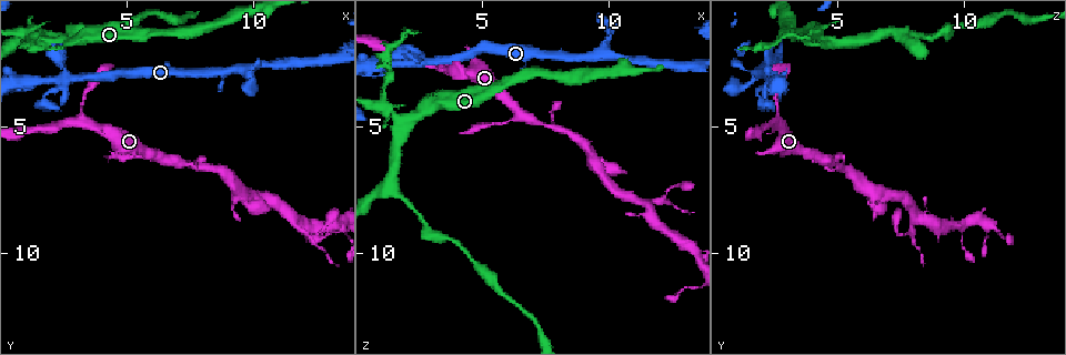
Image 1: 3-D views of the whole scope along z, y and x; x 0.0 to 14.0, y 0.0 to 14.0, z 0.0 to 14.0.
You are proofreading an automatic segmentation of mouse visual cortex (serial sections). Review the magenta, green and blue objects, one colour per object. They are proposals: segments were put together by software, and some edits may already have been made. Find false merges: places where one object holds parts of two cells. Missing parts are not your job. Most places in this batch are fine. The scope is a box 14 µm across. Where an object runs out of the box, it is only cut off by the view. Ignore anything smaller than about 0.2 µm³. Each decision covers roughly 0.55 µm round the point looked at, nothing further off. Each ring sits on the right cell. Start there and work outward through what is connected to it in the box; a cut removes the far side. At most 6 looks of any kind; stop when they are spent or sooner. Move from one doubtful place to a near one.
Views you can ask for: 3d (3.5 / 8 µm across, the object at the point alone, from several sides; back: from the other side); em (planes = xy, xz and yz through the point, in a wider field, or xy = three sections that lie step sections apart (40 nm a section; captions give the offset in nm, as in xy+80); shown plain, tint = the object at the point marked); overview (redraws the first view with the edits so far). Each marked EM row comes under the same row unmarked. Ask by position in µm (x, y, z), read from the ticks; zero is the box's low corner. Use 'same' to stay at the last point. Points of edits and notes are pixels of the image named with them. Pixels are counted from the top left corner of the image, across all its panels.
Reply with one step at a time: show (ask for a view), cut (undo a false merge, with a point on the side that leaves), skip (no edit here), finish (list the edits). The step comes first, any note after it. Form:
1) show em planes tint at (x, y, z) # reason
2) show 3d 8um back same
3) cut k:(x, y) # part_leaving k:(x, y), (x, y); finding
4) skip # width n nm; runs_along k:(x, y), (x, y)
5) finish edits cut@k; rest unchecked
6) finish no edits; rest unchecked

show 3d 3.5um at (9.8, 2.7, 2.1) # branch point

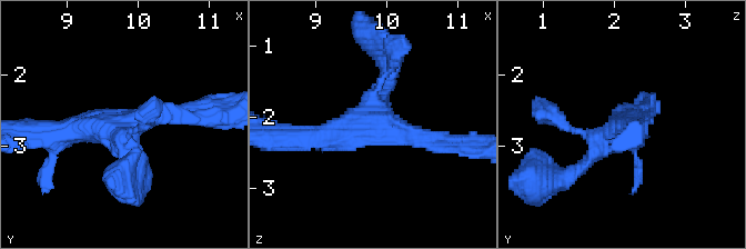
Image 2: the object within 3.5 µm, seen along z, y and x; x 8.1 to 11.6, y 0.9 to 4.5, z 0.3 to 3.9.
show em xy step 3 tint at (9.80, 2.75, 2.05)

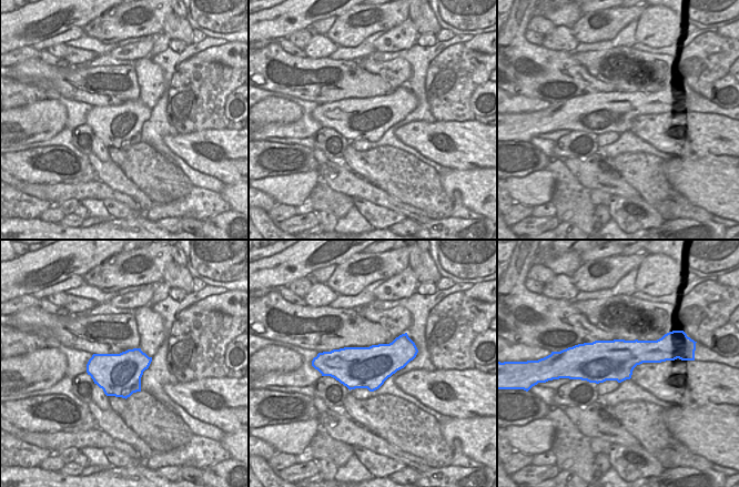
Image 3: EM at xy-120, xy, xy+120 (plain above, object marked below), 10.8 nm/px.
skip # width 460 nm; runs_along 2:(50, 131), (187, 115); all the same cell

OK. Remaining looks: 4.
show 3d 3.5um back at (2.0, 1.7, 4.8) # three-way junction

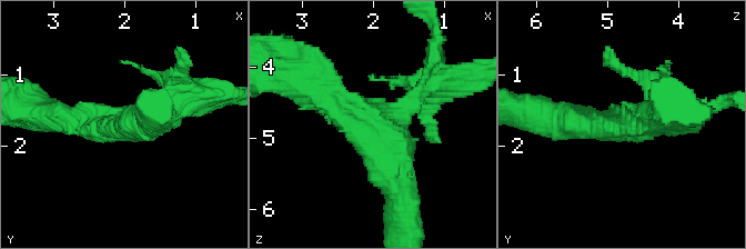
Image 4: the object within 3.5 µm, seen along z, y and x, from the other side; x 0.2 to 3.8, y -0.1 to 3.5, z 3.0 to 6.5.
show em xy step 2 tint at (2.00, 1.70, 4.80) # now the EM

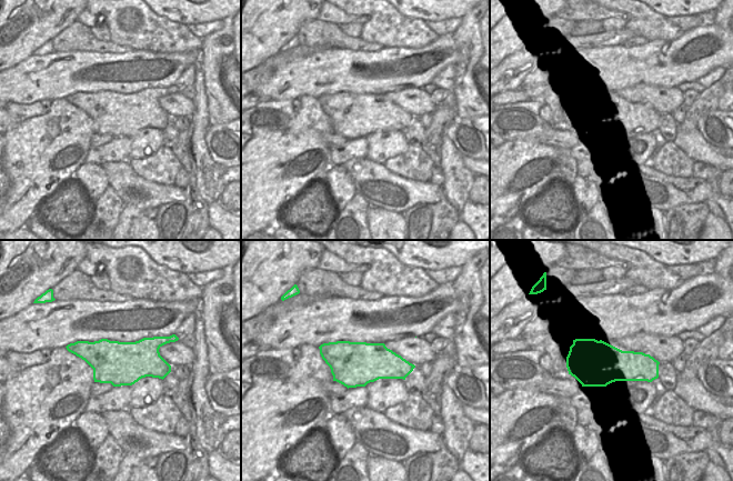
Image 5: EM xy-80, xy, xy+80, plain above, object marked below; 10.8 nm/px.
skip # arm_widths 200, 350, 450 nm; all the same cell

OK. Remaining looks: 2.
show 3d 3.5um at (2.8, 3.2, 2.5) # arms part here

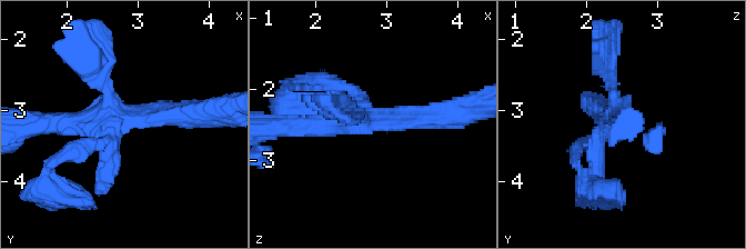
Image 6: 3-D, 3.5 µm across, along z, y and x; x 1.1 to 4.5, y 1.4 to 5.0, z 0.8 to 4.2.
show em planes tint at (2.75, 3.10, 2.40) # now the EM

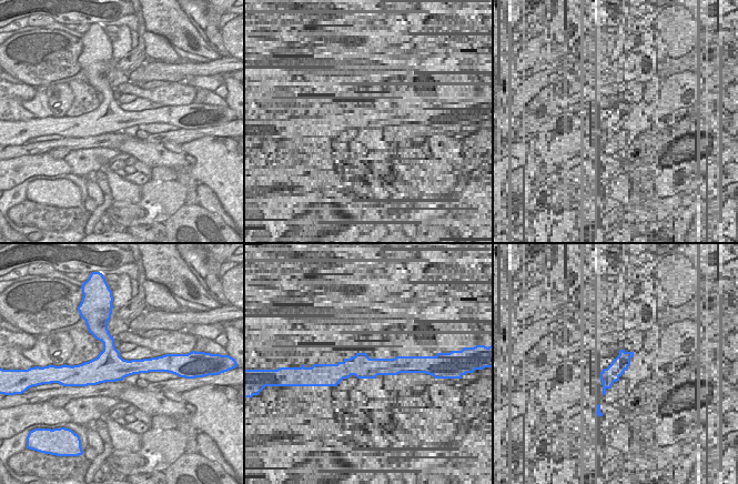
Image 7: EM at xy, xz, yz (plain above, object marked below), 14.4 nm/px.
skip # width 440 nm; runs_along 6:(197, 113), (49, 123); one cell here

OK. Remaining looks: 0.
finish no edits; rest unchecked

